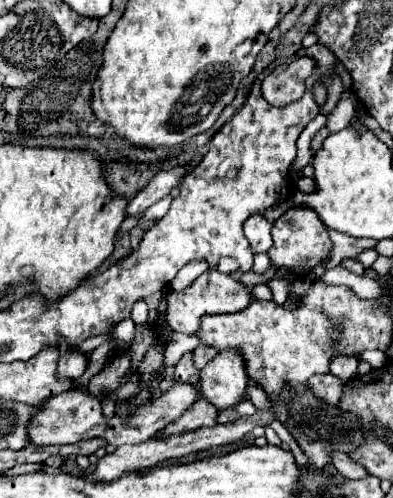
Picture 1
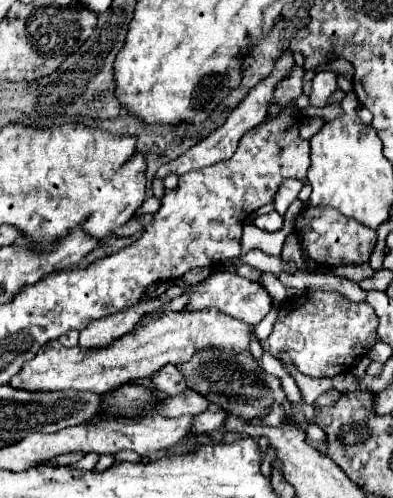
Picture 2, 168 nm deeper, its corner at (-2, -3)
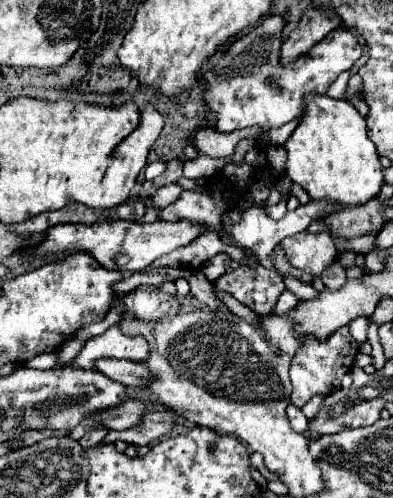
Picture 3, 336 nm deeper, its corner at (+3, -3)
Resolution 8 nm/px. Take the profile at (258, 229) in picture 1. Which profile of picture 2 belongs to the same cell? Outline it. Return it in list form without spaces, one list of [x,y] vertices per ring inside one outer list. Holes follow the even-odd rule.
[[[272,211],[268,215],[262,215],[262,217],[258,217],[254,221],[254,225],[260,227],[260,229],[264,229],[264,231],[278,231],[278,229],[282,229],[282,223],[284,221],[282,221],[282,217],[276,211]]]

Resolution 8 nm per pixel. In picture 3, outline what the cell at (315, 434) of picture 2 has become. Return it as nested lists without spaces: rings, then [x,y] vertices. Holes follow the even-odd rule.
[[[289,405],[289,407],[287,407],[287,417],[289,417],[291,427],[293,427],[297,433],[305,433],[305,431],[307,431],[309,421],[307,421],[307,417],[301,413],[301,409],[299,409],[299,407]]]

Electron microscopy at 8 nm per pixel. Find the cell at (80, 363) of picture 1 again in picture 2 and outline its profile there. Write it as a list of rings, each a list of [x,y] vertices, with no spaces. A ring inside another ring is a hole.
[[[148,299],[140,301],[138,305],[128,307],[128,311],[122,311],[120,315],[112,315],[108,319],[98,319],[96,323],[90,323],[84,331],[80,331],[80,347],[108,347],[114,339],[126,335],[132,331],[132,327],[148,313],[158,309],[162,305],[160,299]]]

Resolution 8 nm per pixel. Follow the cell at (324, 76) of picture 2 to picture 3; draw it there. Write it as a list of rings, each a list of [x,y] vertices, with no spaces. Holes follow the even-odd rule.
[[[267,15],[251,33],[237,39],[229,51],[217,61],[217,65],[203,75],[207,81],[205,101],[209,111],[217,115],[209,127],[221,133],[233,129],[245,129],[251,125],[261,125],[265,129],[281,127],[295,117],[301,117],[305,111],[305,95],[309,93],[327,93],[329,85],[337,79],[339,73],[353,67],[353,63],[363,55],[357,37],[349,31],[333,31],[321,43],[317,43],[307,55],[299,57],[293,65],[279,65],[279,47],[281,47],[283,17]],[[267,79],[273,79],[277,87],[269,87]]]

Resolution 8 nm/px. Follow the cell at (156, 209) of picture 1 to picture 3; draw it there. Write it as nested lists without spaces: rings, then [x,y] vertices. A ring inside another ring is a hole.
[[[156,161],[149,163],[145,168],[145,179],[153,180],[157,176],[161,175],[167,167],[167,162]]]

